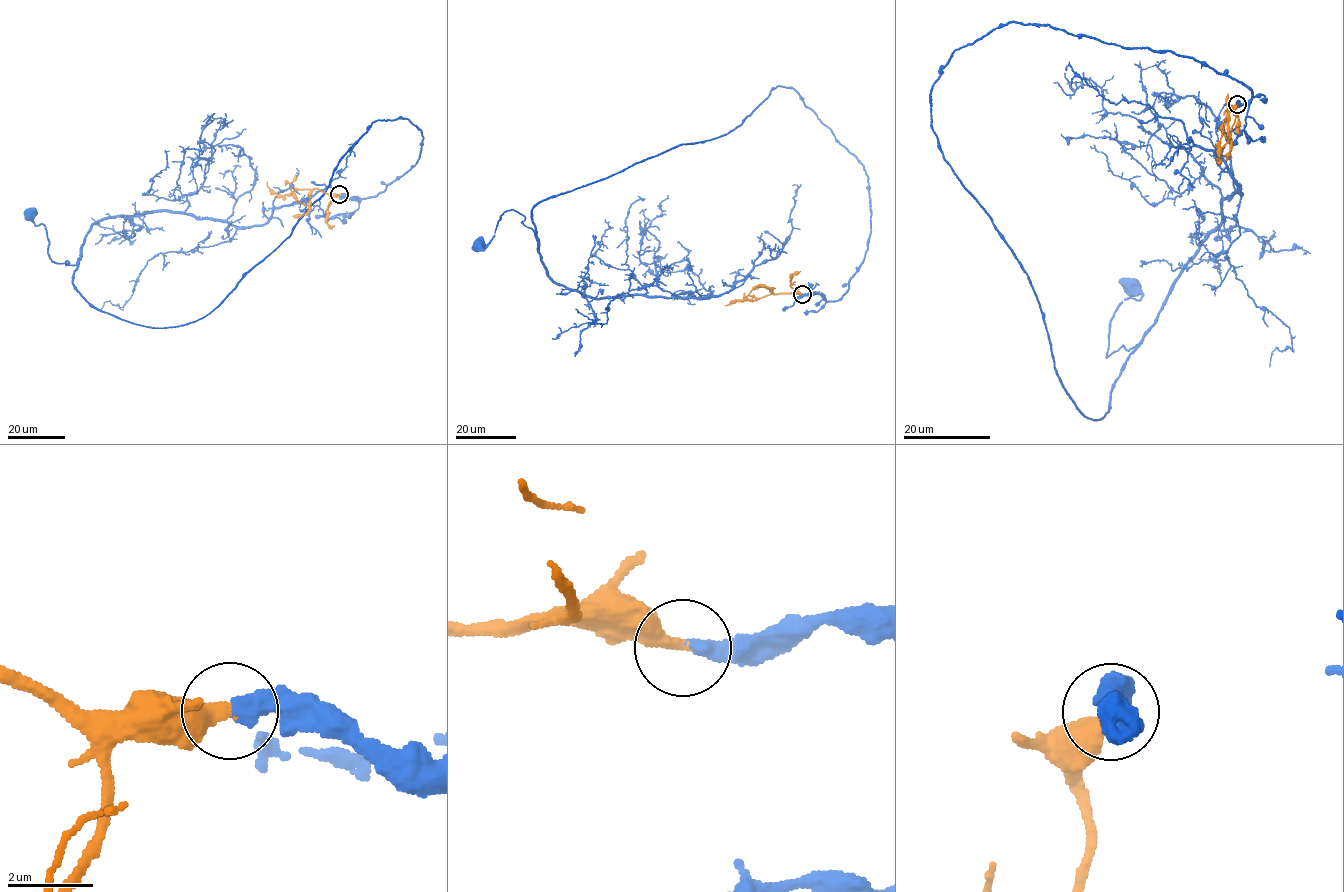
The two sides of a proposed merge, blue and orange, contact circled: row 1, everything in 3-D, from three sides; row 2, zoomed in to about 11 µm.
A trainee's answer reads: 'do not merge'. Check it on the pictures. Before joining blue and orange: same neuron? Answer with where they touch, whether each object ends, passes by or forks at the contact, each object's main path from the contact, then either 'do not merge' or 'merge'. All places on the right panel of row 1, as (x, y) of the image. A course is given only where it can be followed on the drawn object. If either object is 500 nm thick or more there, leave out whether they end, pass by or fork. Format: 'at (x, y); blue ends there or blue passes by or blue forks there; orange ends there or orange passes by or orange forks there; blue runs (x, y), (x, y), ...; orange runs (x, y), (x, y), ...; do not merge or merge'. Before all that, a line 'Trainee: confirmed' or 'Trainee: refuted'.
Trainee: refuted
at (1237, 104); blue ends there; orange ends there; blue runs (1238, 104), (1192, 58), (1013, 22), (932, 86), (943, 158), (1089, 419), (1138, 344), (1106, 358), (1132, 286); orange runs (1238, 104), (1233, 110), (1230, 105), (1226, 136), (1222, 124), (1226, 117), (1227, 93); merge

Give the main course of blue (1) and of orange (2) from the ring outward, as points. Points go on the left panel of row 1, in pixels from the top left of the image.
1: (339, 195), (385, 189), (415, 164), (421, 130), (375, 120), (216, 307), (159, 328), (95, 308), (30, 213)
2: (339, 195), (328, 195), (315, 188), (310, 201), (302, 204), (290, 188), (295, 174)

